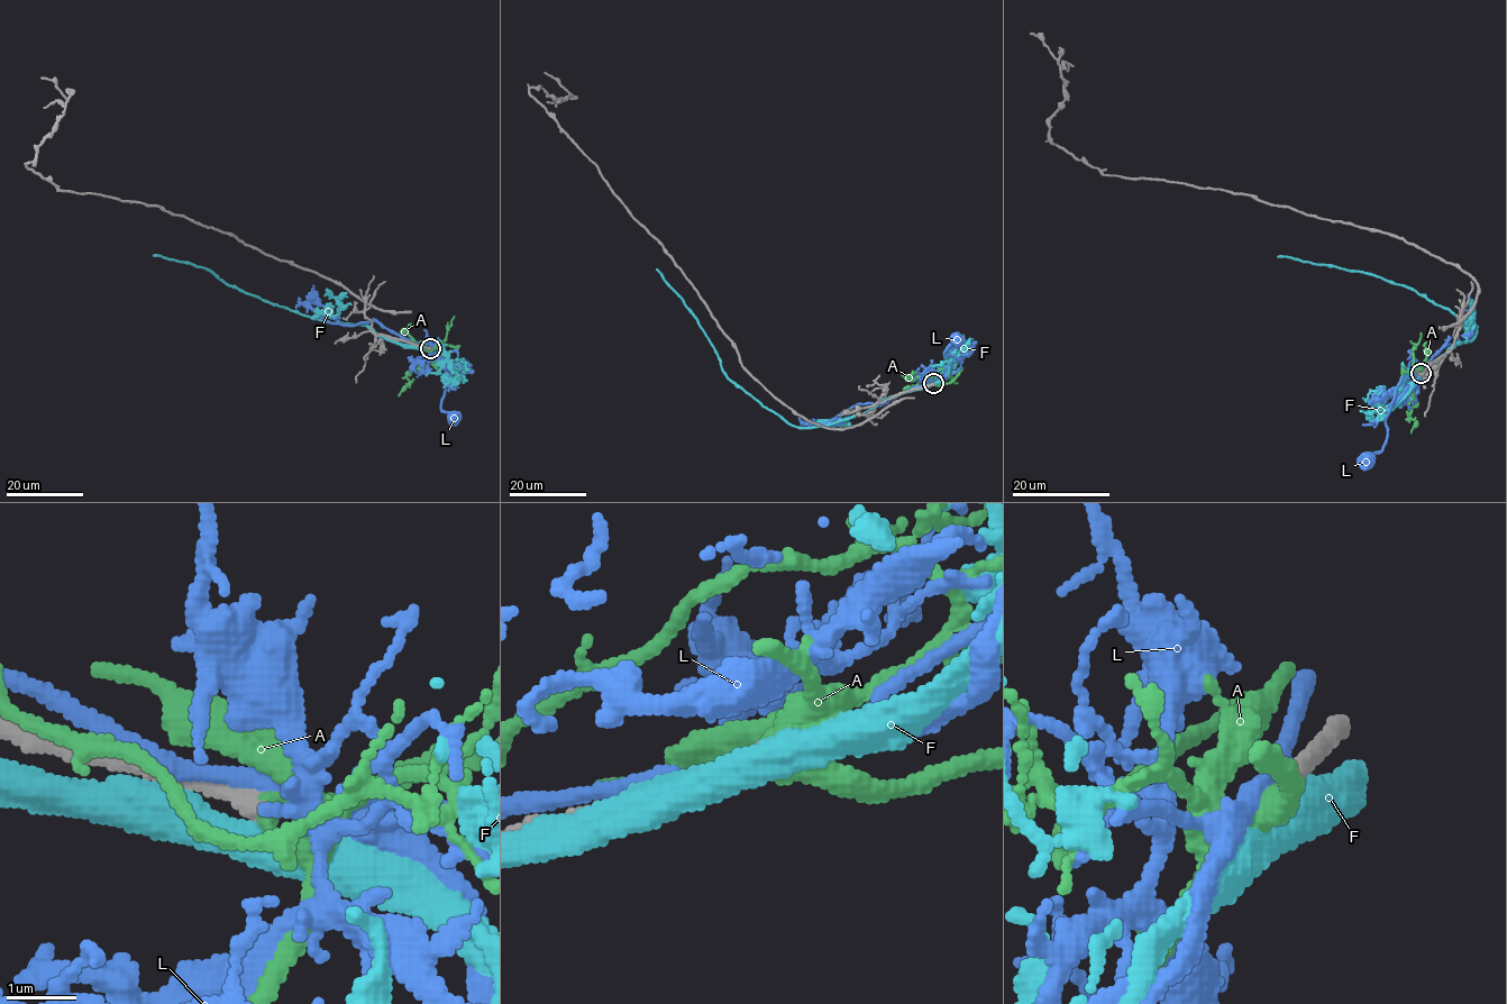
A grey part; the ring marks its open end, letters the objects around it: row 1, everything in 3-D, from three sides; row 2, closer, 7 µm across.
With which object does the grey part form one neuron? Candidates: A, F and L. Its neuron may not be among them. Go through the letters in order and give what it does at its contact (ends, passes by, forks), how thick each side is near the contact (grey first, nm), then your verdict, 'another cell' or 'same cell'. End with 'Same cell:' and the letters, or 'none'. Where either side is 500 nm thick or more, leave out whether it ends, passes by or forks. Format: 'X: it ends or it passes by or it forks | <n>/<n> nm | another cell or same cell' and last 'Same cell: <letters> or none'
A: it passes by | 360/320 nm | same cell
F: 400/500 nm | another cell
L: it passes by | 400/260 nm | another cell
Same cell: A

